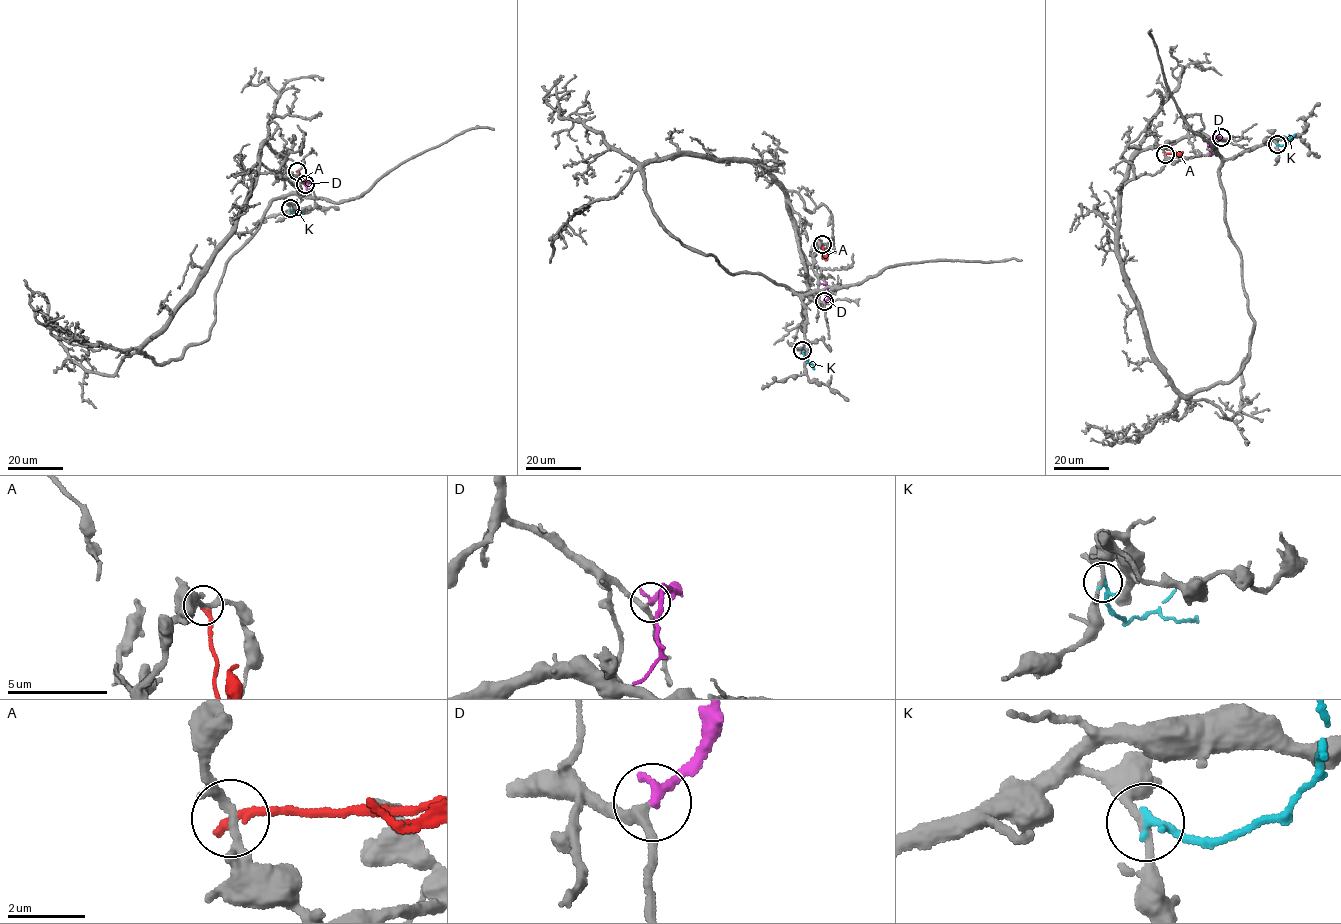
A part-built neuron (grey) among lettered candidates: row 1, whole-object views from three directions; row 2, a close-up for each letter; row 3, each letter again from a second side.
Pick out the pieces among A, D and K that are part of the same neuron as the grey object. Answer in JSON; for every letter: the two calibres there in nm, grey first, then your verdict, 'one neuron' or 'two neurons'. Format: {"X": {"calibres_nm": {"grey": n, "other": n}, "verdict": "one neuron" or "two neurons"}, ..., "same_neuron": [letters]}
{"A": {"calibres_nm": {"grey": 200, "other": 260}, "verdict": "two neurons"}, "D": {"calibres_nm": {"grey": 240, "other": 280}, "verdict": "one neuron"}, "K": {"calibres_nm": {"grey": 190, "other": 240}, "verdict": "two neurons"}, "same_neuron": ["D"]}

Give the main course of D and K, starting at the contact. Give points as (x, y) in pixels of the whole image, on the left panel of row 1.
D: (305, 184), (309, 182), (303, 195)
K: (289, 208), (293, 214), (302, 212)

